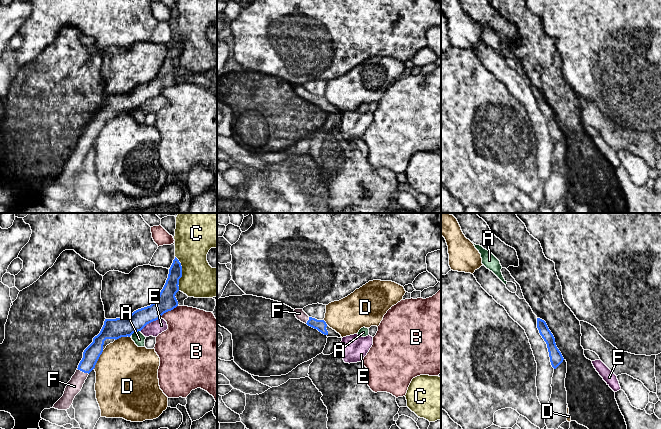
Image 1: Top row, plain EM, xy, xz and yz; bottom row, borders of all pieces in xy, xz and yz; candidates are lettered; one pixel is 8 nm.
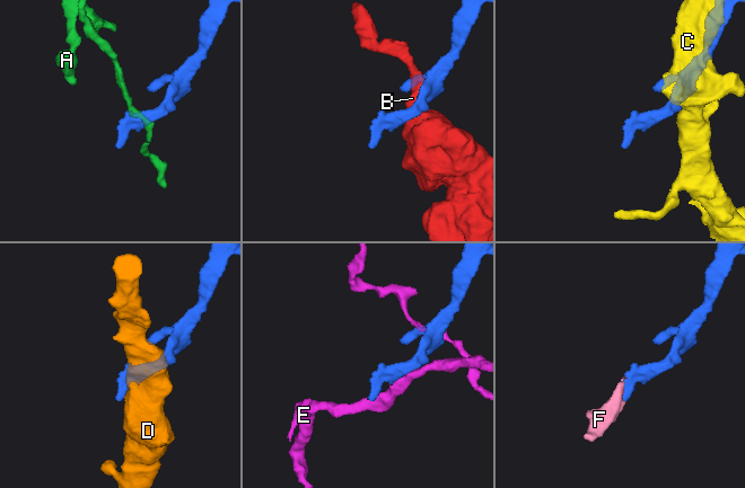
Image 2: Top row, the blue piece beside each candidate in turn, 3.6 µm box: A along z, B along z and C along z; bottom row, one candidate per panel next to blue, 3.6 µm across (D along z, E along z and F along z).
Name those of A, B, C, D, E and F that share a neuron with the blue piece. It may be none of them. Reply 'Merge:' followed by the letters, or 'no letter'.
Merge: F

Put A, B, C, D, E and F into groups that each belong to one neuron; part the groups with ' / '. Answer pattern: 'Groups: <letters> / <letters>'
Groups: A / B / C / D / E / F

